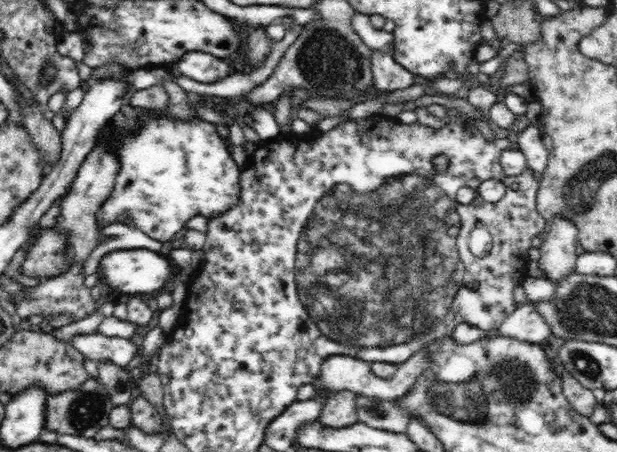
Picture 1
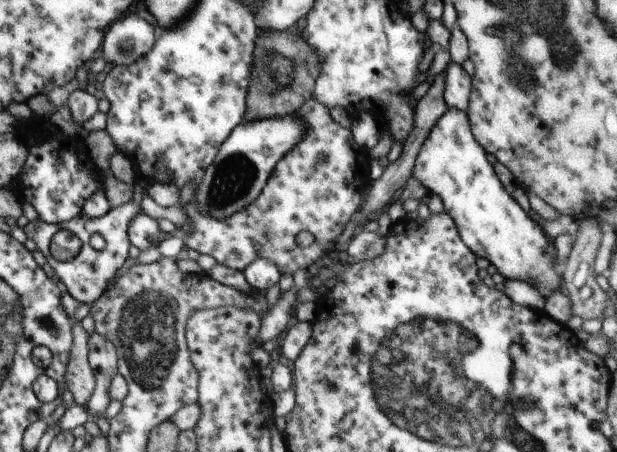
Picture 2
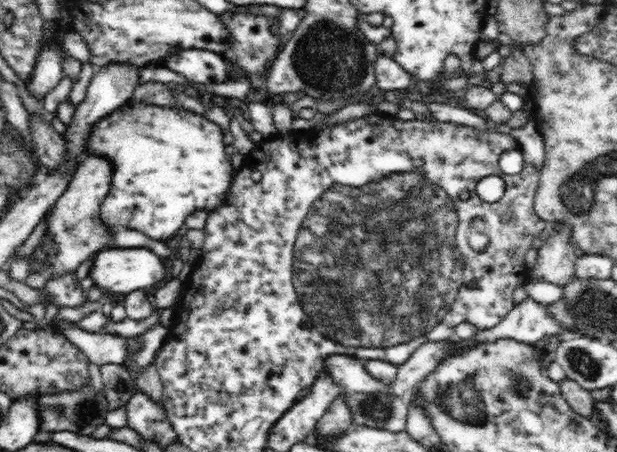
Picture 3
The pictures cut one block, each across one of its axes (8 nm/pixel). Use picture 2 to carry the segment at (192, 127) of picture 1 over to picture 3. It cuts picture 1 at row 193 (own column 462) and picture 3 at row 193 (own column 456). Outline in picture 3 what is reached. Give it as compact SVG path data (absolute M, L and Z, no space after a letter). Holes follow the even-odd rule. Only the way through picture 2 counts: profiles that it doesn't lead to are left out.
M132 100L93 125L86 154L102 156L113 163L112 186L101 204L99 219L108 228L130 228L149 238L165 241L182 232L184 220L196 210L214 212L226 200L238 170L226 154L223 130L190 110L135 103Z

